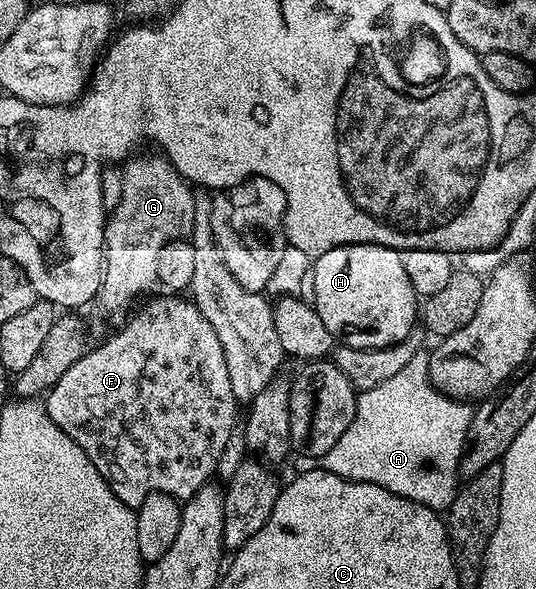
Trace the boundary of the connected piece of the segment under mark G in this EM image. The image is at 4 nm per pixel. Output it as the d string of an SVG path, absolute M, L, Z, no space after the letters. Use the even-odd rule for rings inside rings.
M163 155L133 156L122 169L122 199L107 214L102 234L104 277L94 302L104 313L120 313L135 297L157 284L158 254L171 241L187 238L194 227L193 186Z

